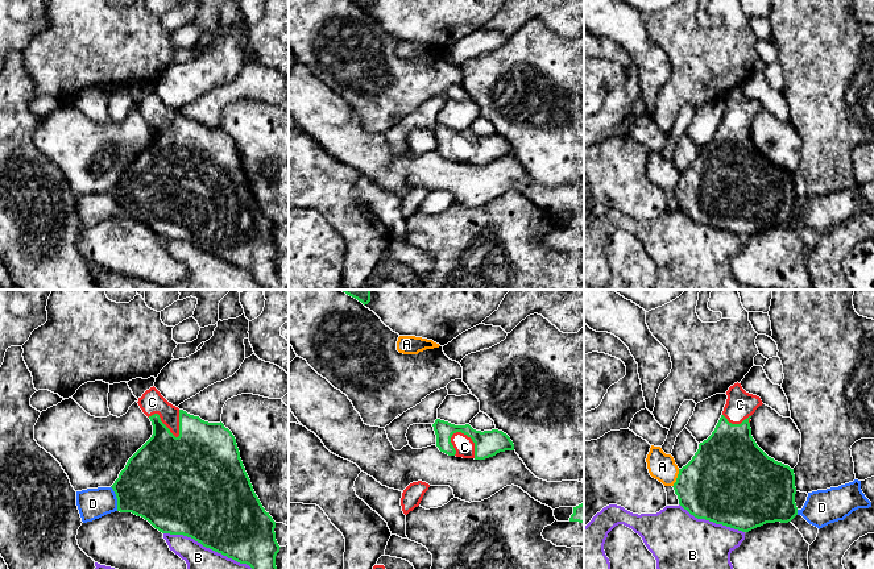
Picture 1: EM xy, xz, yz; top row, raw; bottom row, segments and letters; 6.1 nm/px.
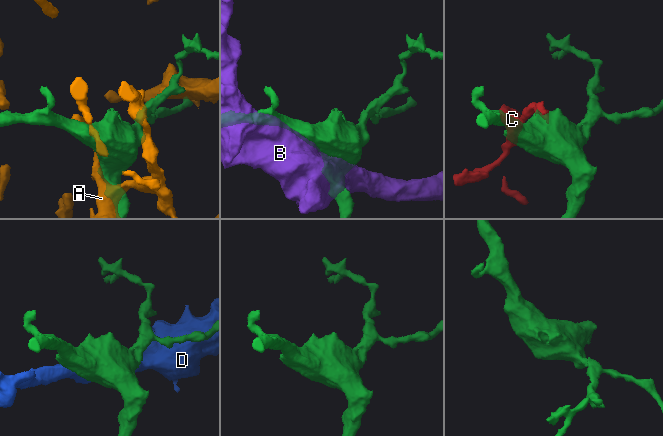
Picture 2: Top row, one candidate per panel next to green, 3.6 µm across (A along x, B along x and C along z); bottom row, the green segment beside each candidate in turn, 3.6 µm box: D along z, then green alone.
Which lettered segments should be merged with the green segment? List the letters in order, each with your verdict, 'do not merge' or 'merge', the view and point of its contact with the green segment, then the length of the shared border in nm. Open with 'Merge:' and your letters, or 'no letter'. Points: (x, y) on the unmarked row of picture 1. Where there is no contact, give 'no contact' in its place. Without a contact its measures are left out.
Merge: C
A: do not merge | yz (676, 183) | 120 nm
B: do not merge | xy (215, 256) | 700 nm
C: merge | xy (162, 128) | 240 nm
D: do not merge | xy (116, 202) | 160 nm

